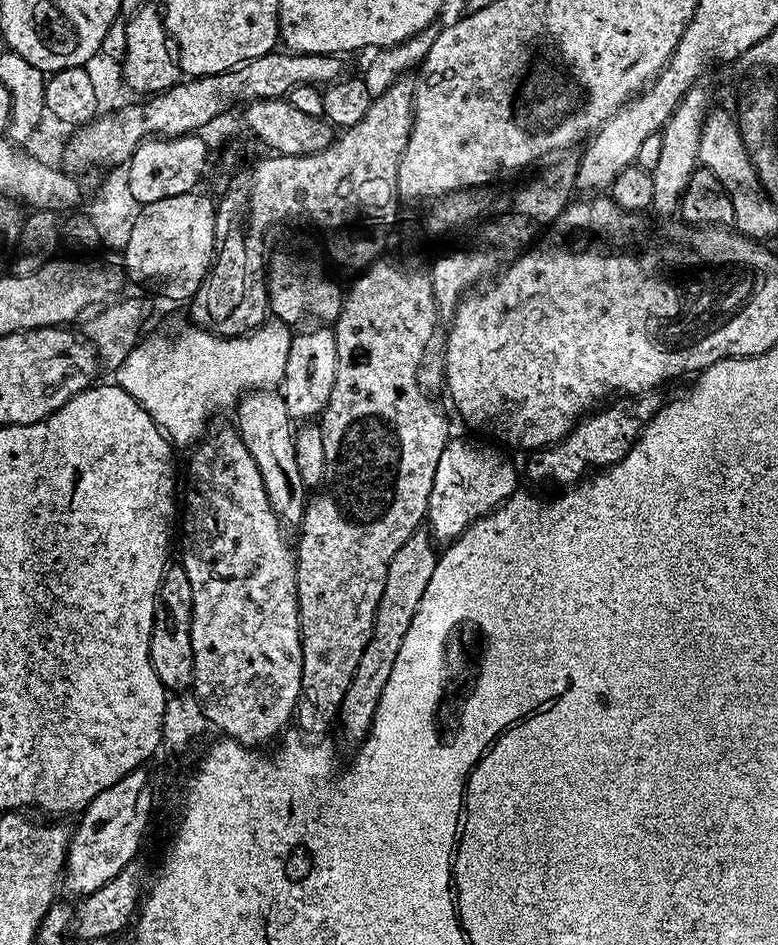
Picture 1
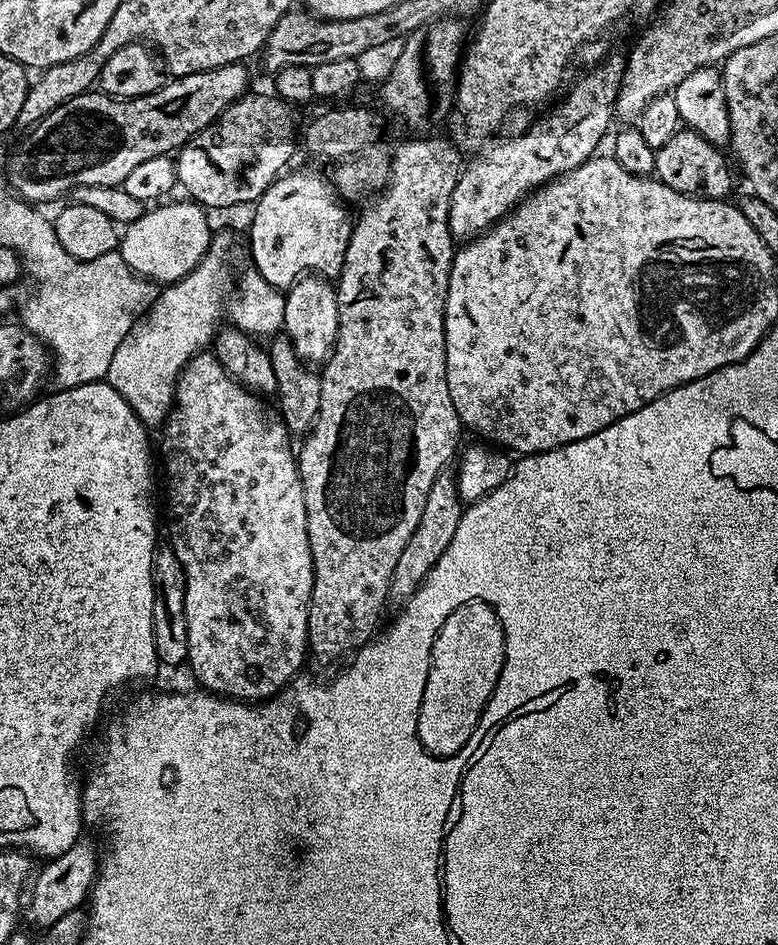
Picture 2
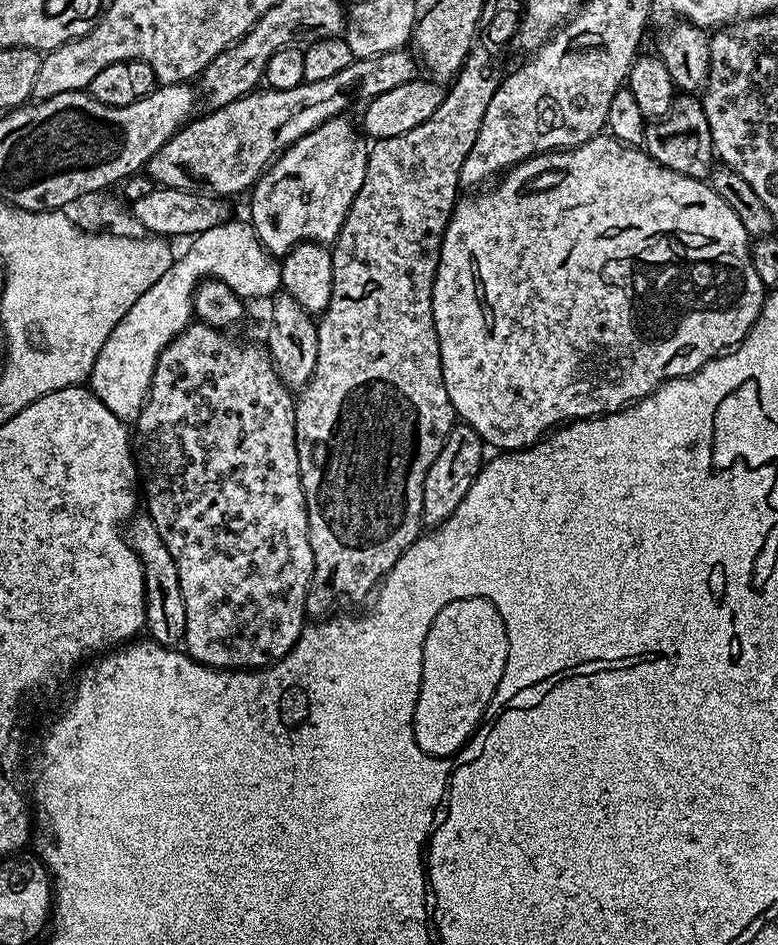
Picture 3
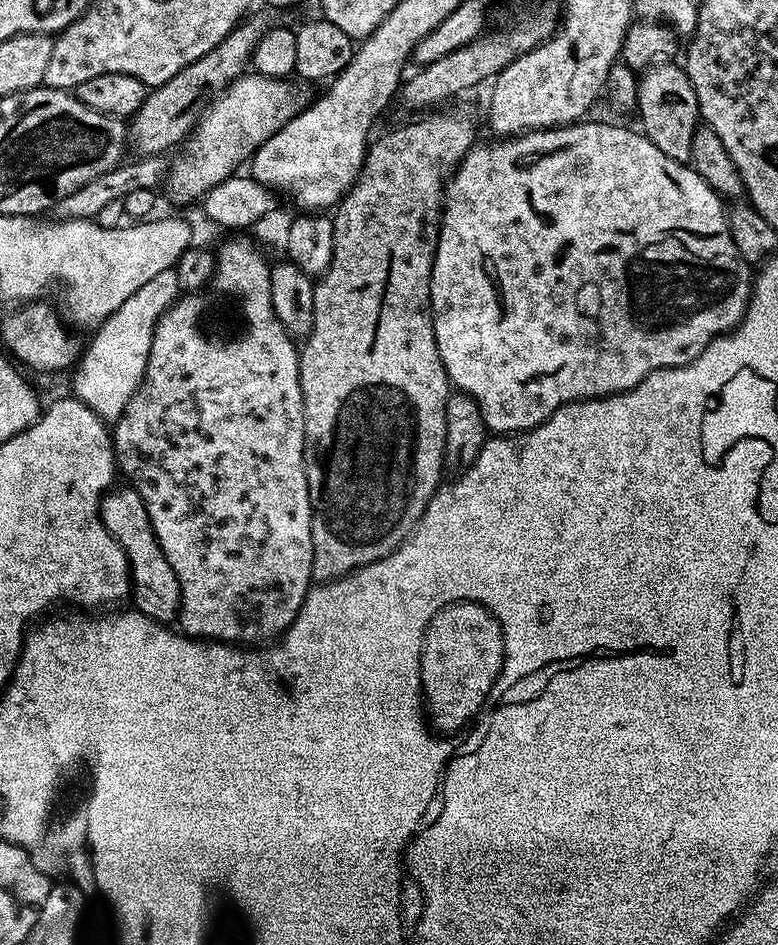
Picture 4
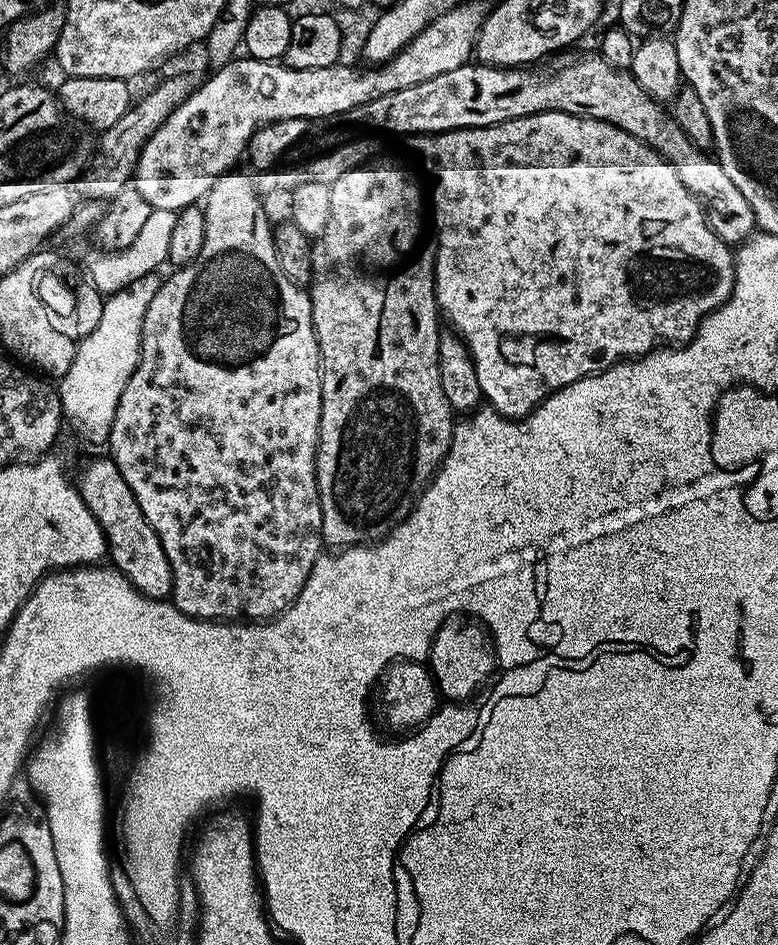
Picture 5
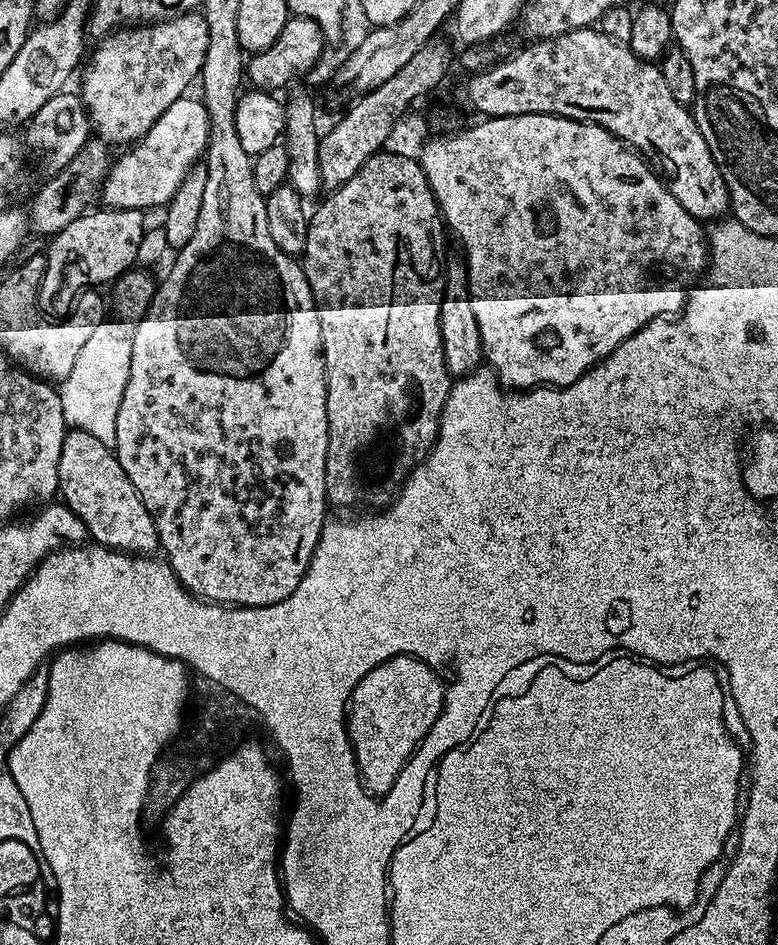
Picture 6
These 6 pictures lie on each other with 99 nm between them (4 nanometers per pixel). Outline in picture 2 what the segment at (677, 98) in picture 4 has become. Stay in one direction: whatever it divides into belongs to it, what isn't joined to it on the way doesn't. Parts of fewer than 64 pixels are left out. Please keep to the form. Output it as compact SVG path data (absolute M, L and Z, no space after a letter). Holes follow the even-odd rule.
M679 130L664 146L655 149L655 179L670 186L670 190L678 190L678 194L699 200L727 201L733 195L732 172L720 152L723 151L717 145L706 142L706 138L702 138L697 132Z

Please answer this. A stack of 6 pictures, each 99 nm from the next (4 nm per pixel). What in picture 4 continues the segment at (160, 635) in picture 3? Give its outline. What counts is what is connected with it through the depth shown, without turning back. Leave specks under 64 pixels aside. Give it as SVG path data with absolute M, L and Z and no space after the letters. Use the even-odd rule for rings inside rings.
M131 487L109 491L101 497L100 518L111 536L122 546L127 556L131 580L132 602L137 611L163 624L177 619L181 604L181 586L174 568L167 561L165 552L154 534L153 524L146 513L141 496Z

